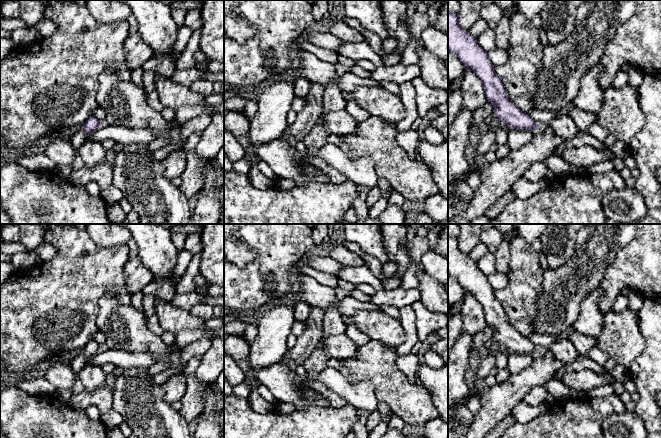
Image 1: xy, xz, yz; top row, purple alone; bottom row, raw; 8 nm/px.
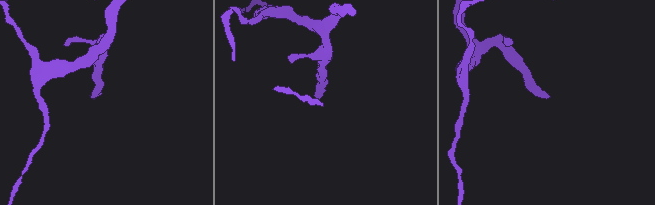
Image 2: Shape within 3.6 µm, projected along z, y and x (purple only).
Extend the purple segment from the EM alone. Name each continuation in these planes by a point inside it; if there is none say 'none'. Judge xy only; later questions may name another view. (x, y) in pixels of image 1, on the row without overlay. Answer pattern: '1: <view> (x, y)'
1: xy (78, 363)

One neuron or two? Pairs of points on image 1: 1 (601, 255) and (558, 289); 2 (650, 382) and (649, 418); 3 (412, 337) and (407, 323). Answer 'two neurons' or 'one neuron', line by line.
1: one neuron
2: one neuron
3: one neuron

